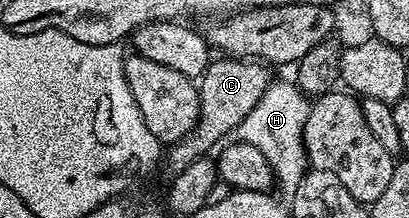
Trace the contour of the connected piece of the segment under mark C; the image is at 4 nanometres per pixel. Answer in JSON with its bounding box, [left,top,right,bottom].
[166,59,270,175]

